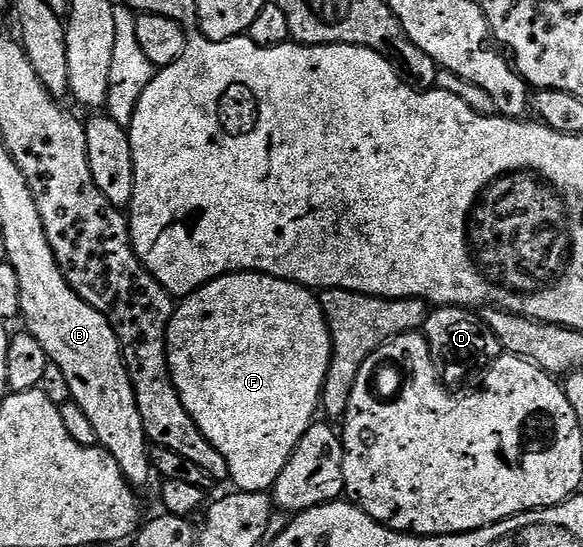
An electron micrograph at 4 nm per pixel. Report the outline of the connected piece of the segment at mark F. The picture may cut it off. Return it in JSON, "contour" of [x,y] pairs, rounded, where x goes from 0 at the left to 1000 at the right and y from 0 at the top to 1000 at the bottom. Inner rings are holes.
{"contour":[[[400,497],[395,505],[360,512],[350,527],[341,527],[326,541],[316,541],[305,550],[286,605],[286,660],[293,697],[317,750],[328,759],[331,771],[338,771],[345,793],[352,793],[352,801],[365,808],[379,837],[386,837],[393,852],[395,883],[403,883],[398,887],[412,899],[458,899],[470,894],[482,859],[489,859],[489,845],[496,845],[509,808],[516,808],[523,786],[530,786],[530,779],[549,751],[557,691],[568,667],[568,612],[547,558],[545,539],[532,527],[504,519],[501,512],[458,505],[451,497]]]}

